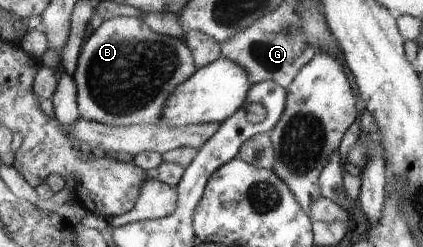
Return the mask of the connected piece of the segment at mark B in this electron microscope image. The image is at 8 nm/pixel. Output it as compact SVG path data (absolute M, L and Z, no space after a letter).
M116 16L105 20L83 42L77 70L72 75L76 84L76 99L79 114L85 120L103 122L109 126L141 125L157 123L162 117L165 102L175 92L181 82L185 82L196 72L195 55L188 43L181 38L173 38L156 31L139 17Z

